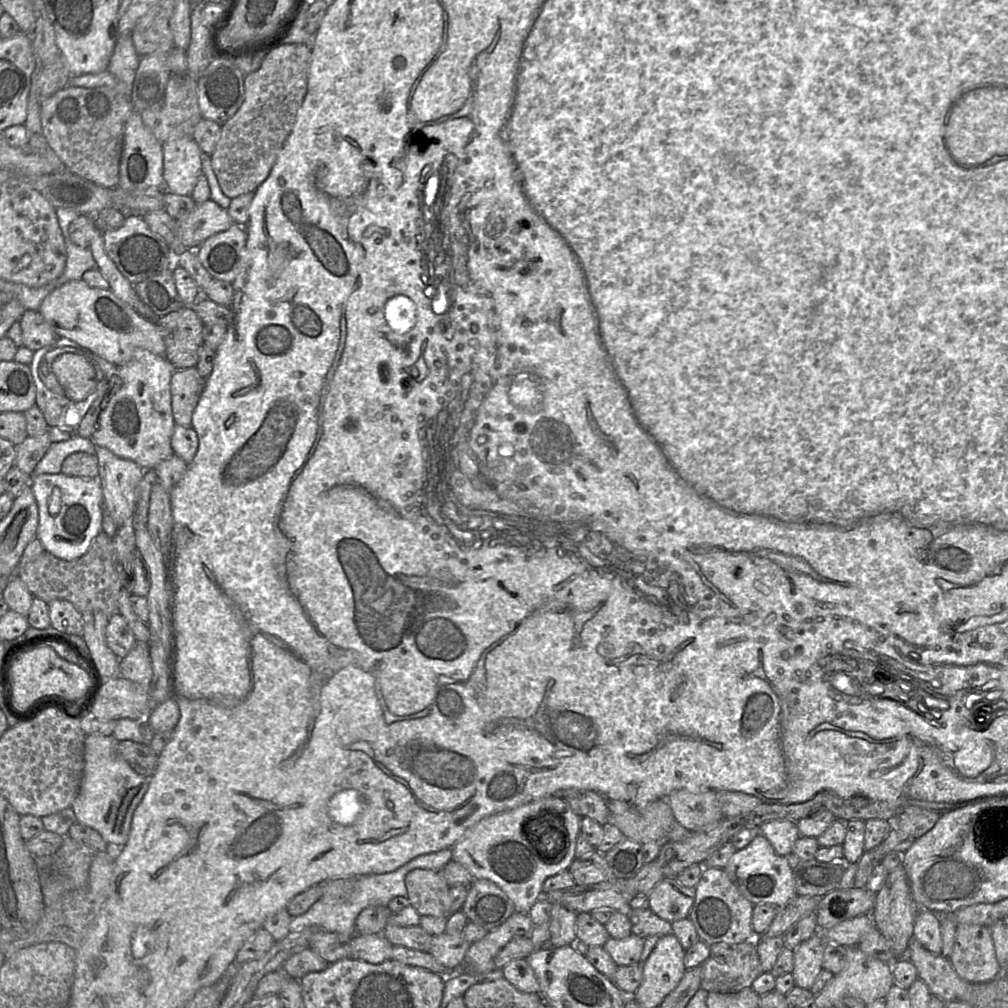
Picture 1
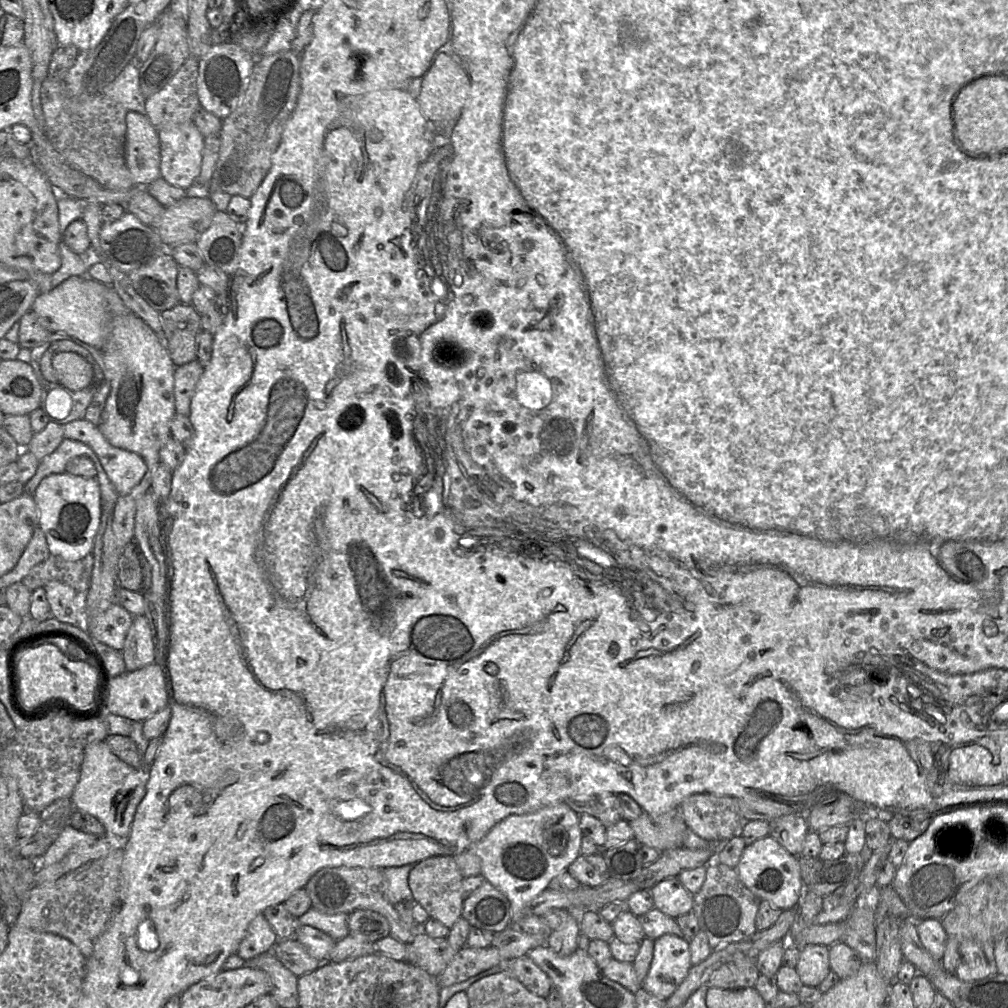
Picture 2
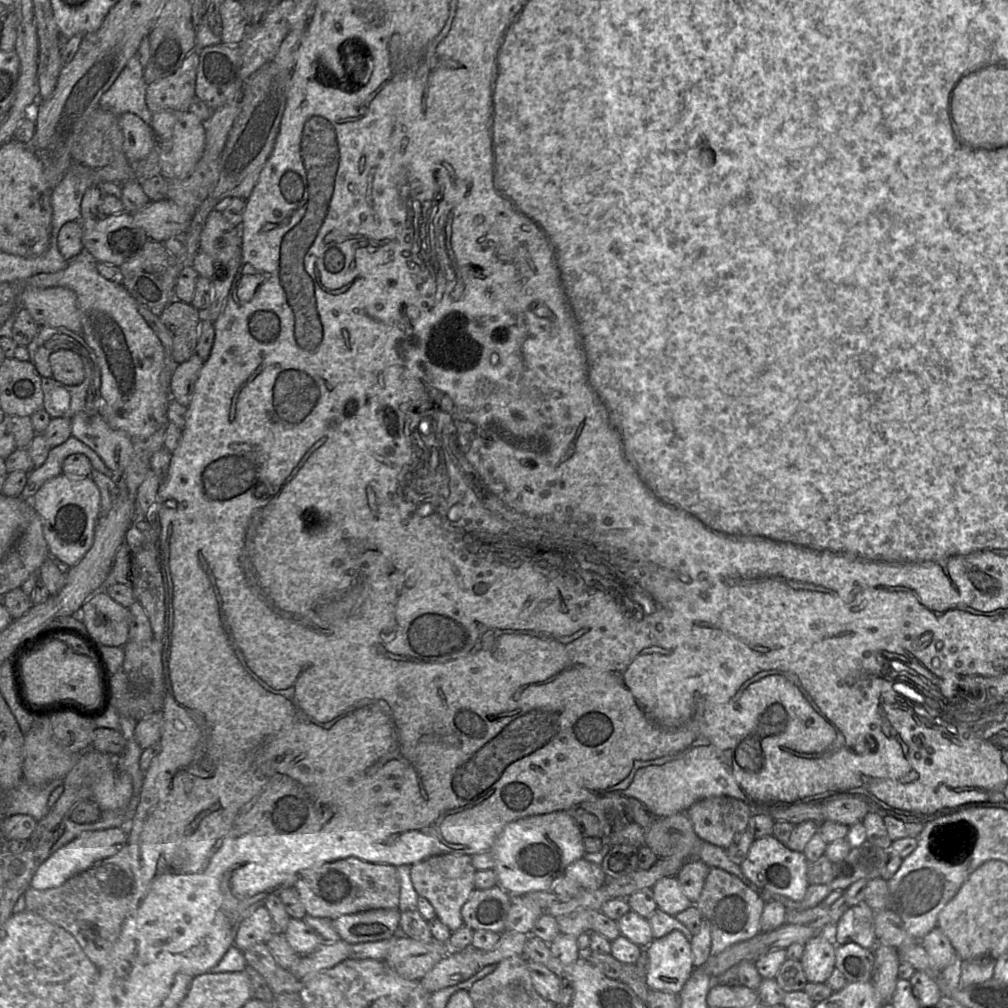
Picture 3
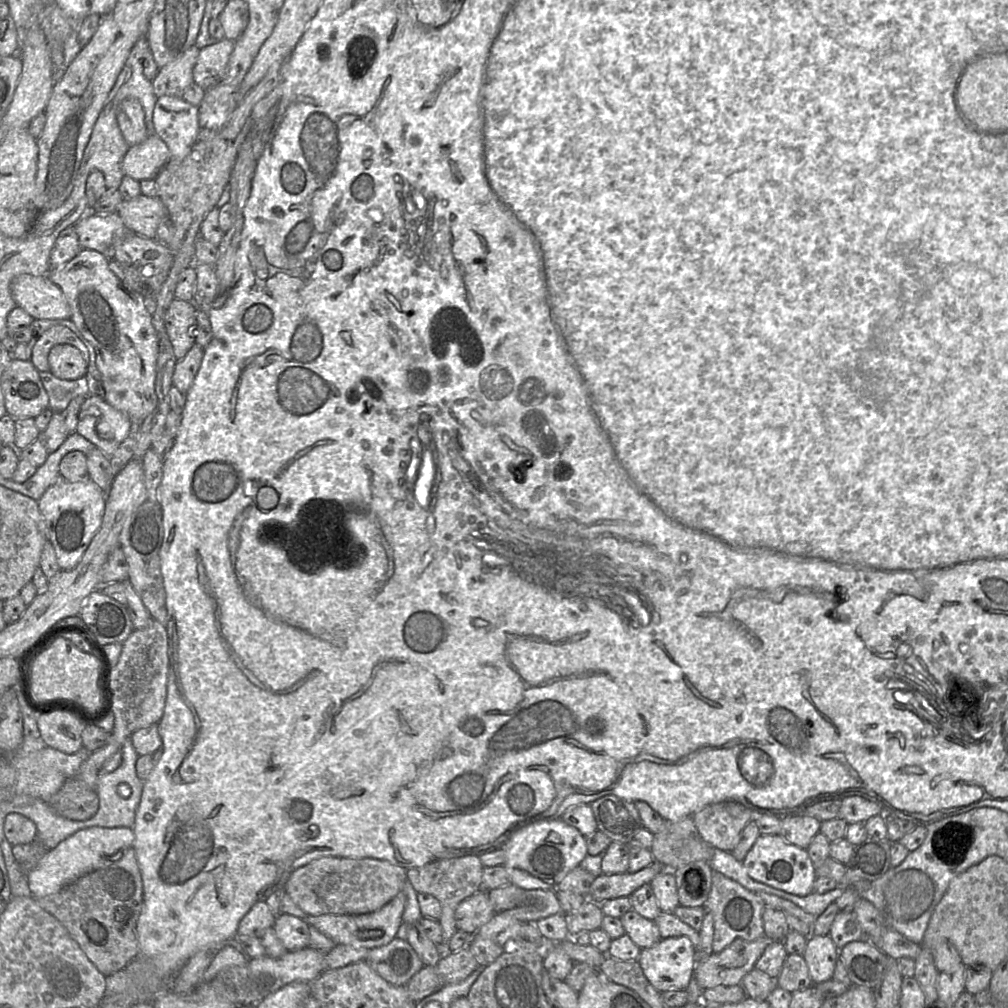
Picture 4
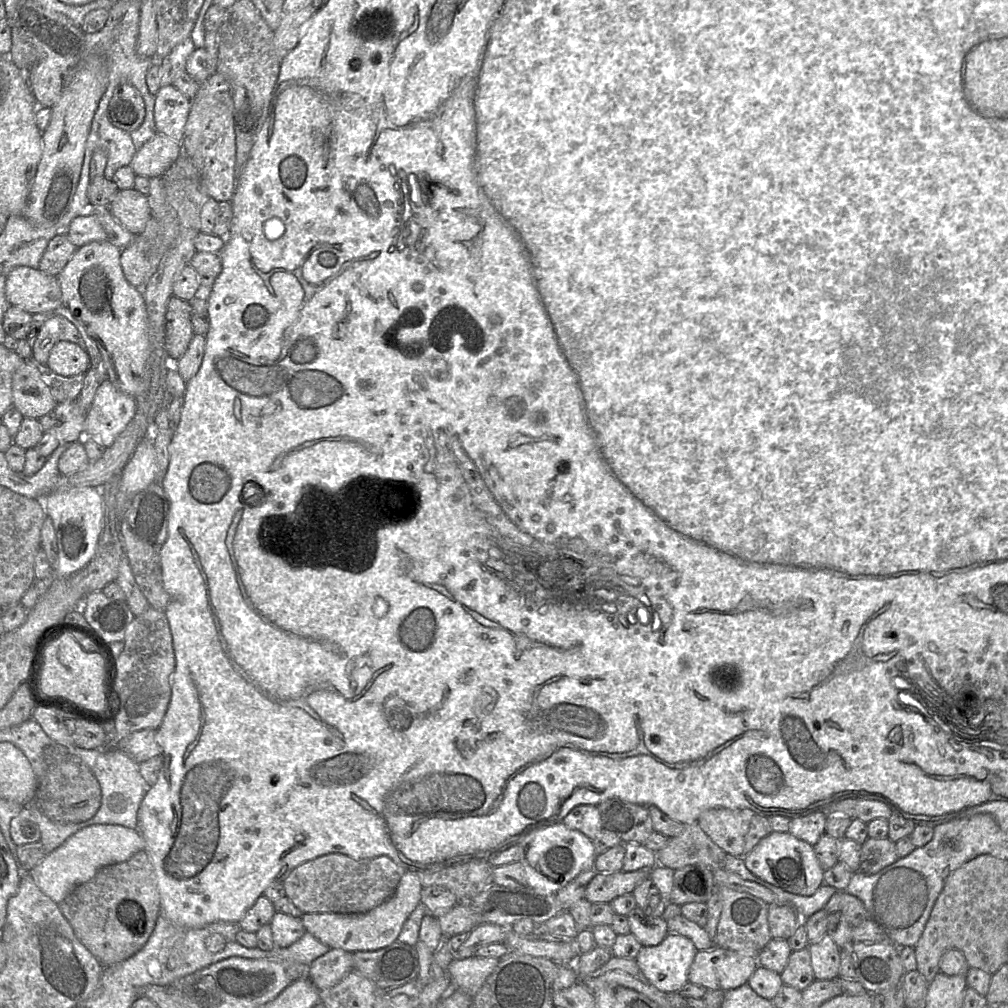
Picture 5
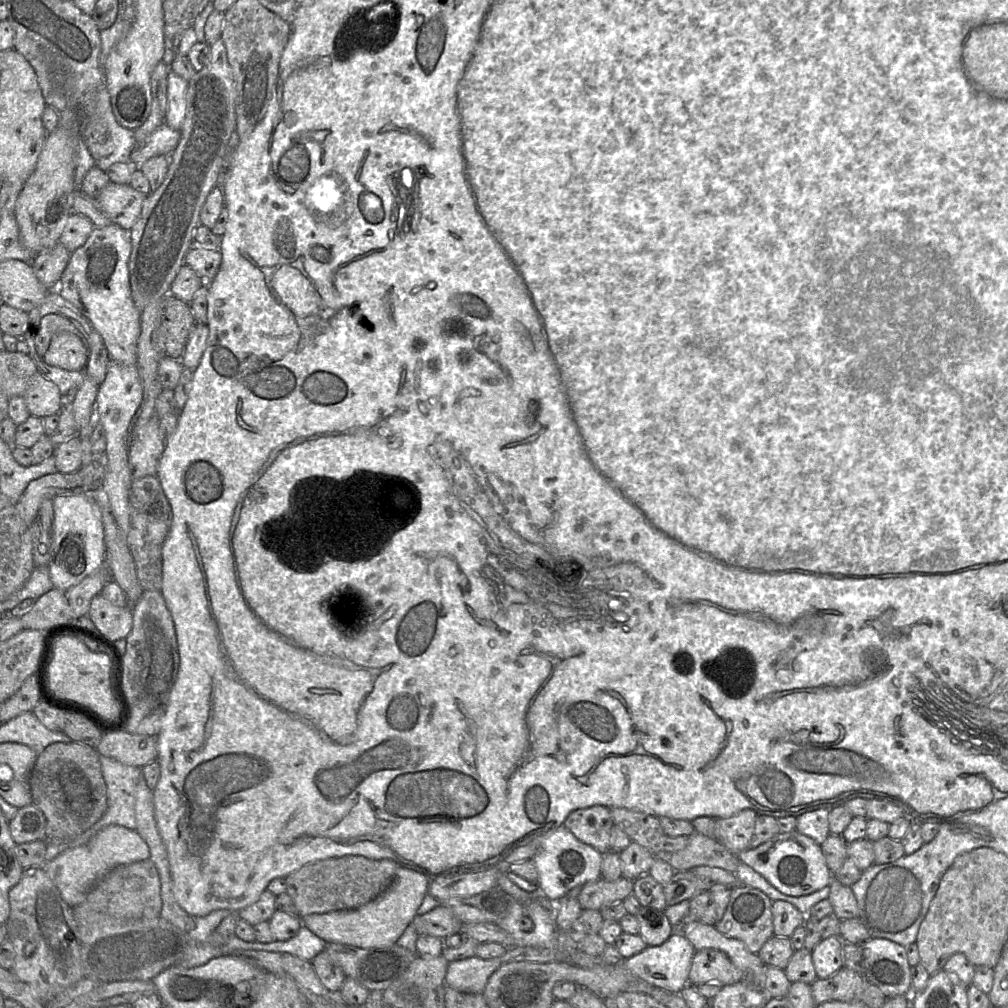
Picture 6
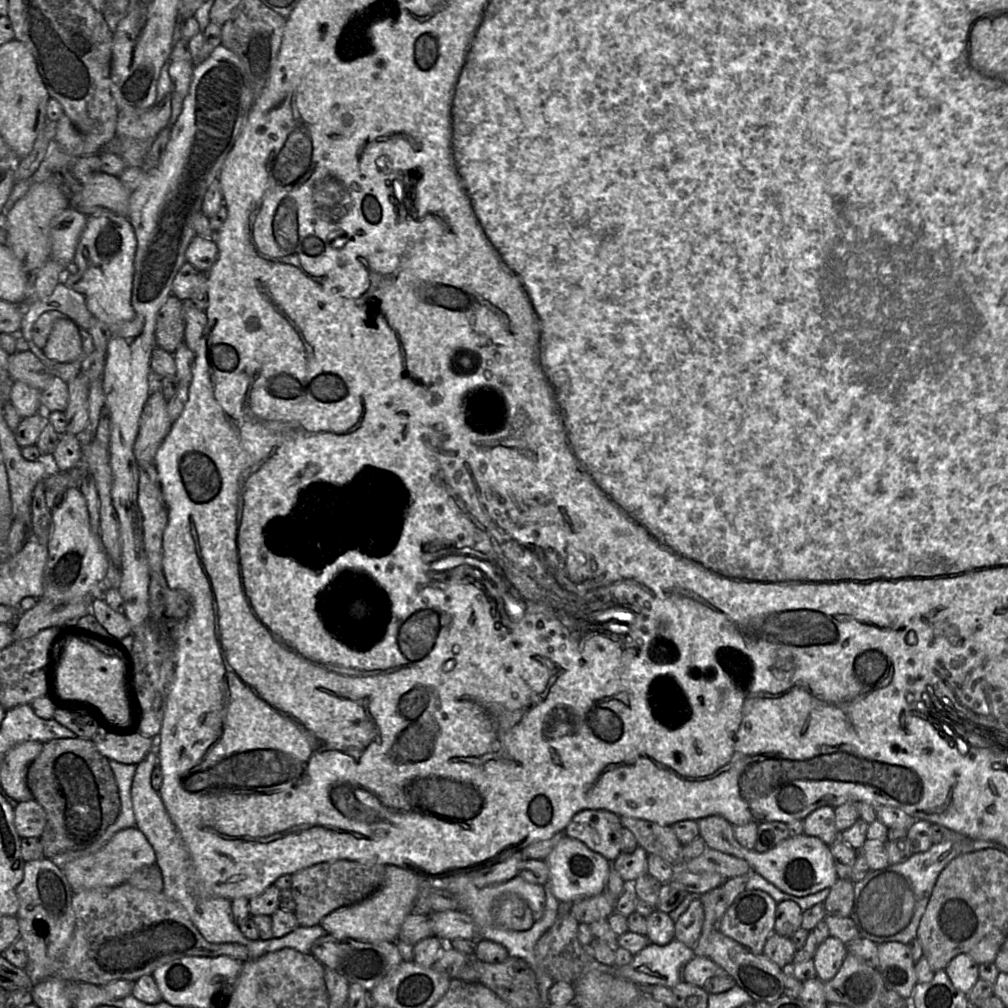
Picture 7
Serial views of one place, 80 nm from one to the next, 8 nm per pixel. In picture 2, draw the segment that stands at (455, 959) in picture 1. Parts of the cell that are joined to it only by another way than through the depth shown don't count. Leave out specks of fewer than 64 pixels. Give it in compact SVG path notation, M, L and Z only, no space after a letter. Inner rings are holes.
M417 932L414 940L407 945L406 962L437 977L456 953L447 938L432 938L424 932Z

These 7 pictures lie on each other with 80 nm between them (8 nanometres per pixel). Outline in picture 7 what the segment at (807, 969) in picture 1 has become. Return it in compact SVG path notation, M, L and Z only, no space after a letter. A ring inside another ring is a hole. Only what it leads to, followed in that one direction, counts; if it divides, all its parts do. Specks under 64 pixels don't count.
M833 936L818 944L813 956L817 978L823 982L834 978L847 954L847 945Z

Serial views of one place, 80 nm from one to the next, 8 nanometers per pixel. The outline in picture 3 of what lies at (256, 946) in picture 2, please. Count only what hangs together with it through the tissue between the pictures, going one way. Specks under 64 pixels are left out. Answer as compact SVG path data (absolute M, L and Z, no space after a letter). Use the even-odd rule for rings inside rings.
M258 907L250 916L240 924L235 945L243 952L257 943L266 943L274 933L274 924L268 909Z

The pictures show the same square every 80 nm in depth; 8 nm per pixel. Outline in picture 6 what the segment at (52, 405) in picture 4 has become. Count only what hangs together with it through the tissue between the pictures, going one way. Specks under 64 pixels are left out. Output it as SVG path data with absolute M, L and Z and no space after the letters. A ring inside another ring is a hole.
M34 343L28 344L28 347L28 355L36 364L38 371L43 375L43 377L56 384L63 396L65 394L72 394L82 385L85 378L85 371L67 371L48 365L44 362L43 357L40 357L37 354Z

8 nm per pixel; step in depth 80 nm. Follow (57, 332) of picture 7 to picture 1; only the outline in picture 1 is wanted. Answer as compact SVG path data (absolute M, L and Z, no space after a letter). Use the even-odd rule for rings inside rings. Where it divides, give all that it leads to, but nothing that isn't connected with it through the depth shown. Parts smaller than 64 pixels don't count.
M64 353L54 360L52 368L70 400L79 402L96 392L98 381L93 360L80 354Z

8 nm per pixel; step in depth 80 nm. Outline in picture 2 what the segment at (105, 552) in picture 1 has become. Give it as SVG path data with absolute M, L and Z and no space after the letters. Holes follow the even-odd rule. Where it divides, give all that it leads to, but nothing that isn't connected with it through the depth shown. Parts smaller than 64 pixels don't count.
M92 552L75 562L50 555L33 567L22 583L32 592L55 580L71 586L78 593L86 593L90 587L93 565Z

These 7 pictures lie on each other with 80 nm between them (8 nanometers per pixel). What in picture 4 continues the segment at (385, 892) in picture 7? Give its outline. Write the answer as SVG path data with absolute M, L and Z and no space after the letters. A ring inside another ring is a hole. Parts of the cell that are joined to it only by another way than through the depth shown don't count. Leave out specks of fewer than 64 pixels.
M401 890L389 903L375 912L361 915L307 915L306 922L329 937L337 945L373 949L387 945L398 936L399 929L403 923L405 903L406 895Z

